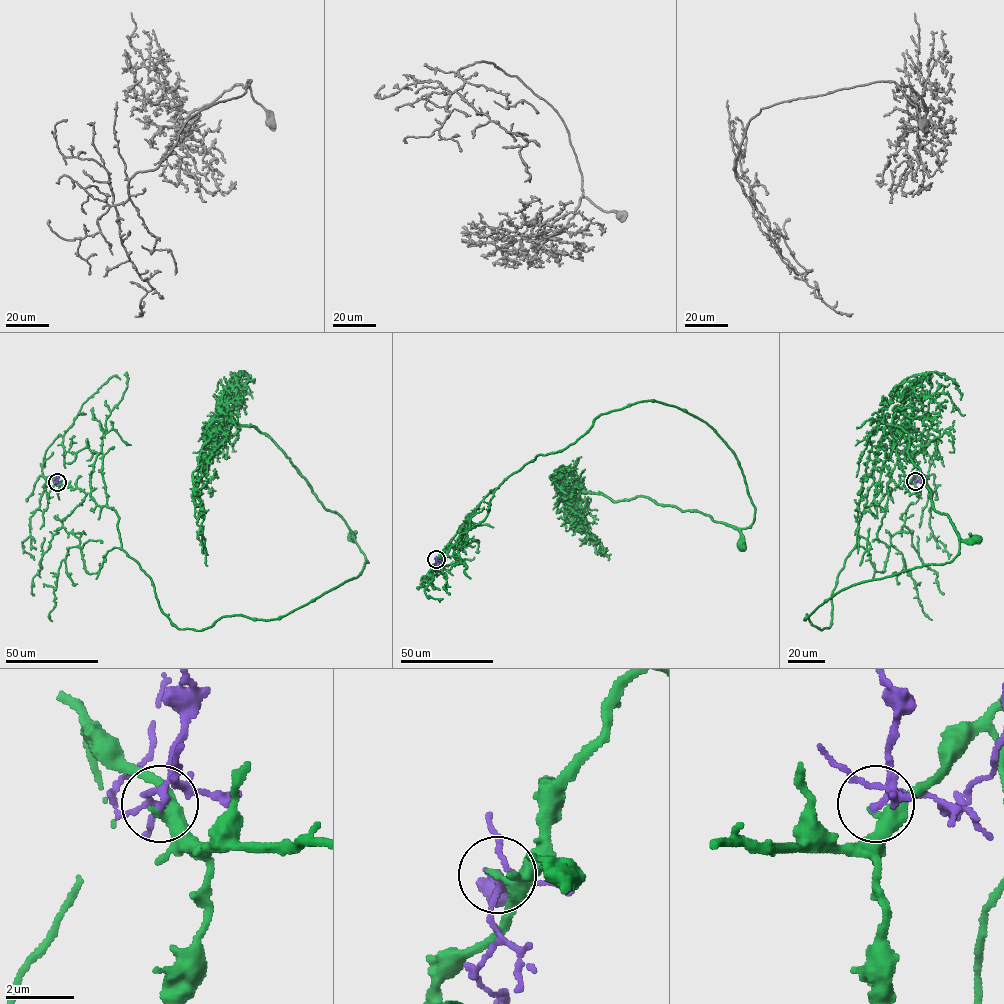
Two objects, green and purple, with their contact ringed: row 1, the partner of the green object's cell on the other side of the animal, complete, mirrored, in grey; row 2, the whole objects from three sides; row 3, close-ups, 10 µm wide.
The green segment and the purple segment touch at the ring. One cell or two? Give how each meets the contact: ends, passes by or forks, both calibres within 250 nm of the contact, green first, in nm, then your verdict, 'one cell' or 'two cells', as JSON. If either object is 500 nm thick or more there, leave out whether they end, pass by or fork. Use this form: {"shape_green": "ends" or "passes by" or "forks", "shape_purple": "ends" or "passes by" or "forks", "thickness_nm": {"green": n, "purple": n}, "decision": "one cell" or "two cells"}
{"shape_green": "passes by", "shape_purple": "forks", "thickness_nm": {"green": 280, "purple": 120}, "decision": "two cells"}

